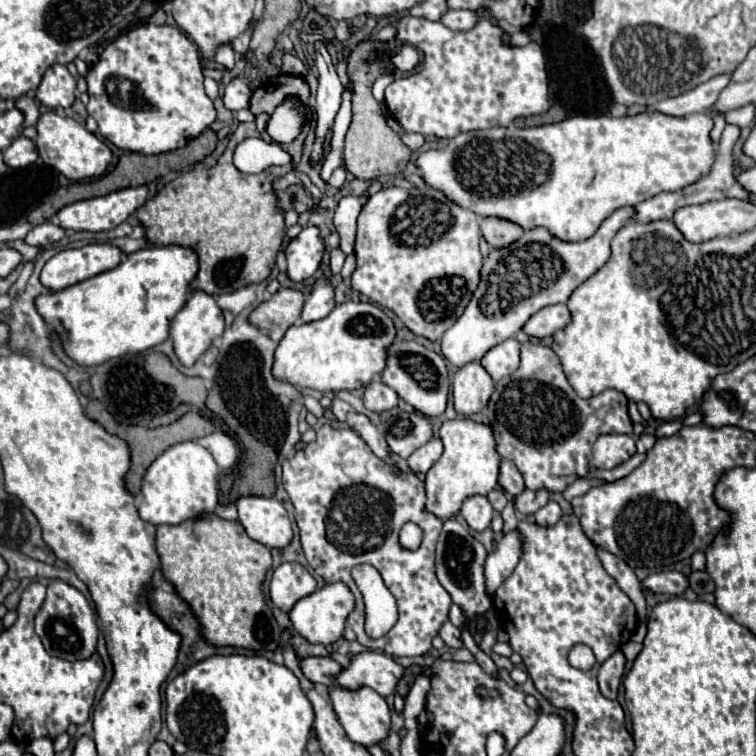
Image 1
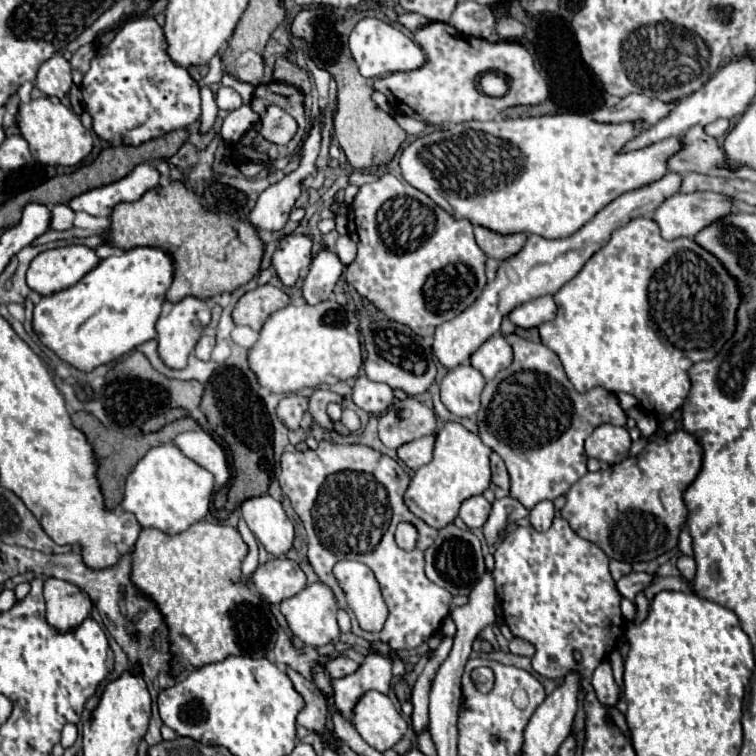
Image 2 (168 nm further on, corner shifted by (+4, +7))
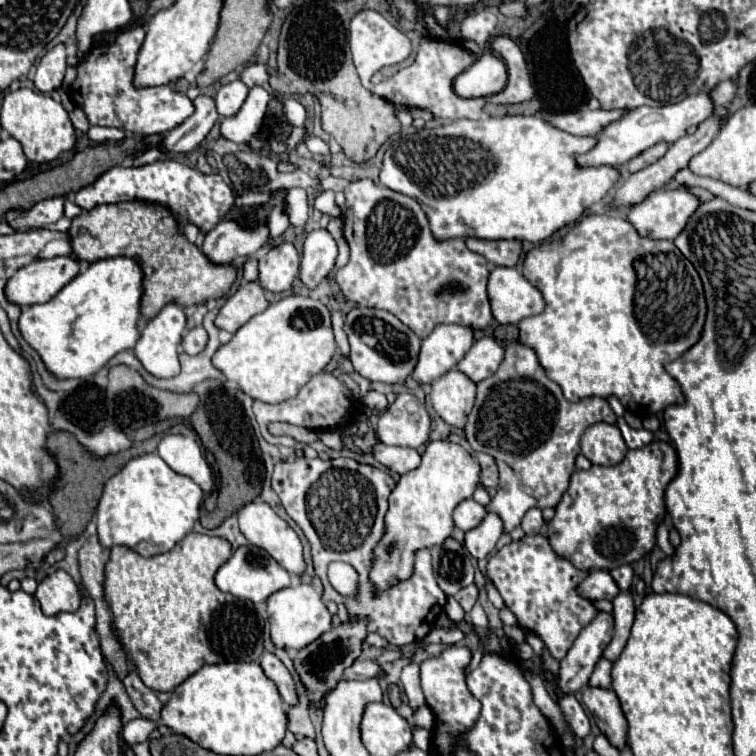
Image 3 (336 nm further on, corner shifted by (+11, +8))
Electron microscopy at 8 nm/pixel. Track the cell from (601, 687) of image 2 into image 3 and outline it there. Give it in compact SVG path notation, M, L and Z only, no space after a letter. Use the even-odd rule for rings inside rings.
M586 686L582 690L582 700L584 700L586 708L592 712L600 732L608 738L608 742L616 750L622 750L626 746L628 722L620 710L618 696L612 690Z

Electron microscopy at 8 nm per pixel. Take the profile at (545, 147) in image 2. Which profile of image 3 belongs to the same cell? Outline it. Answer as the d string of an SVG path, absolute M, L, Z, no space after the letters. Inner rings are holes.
M502 116L486 120L454 120L432 130L394 140L384 154L380 184L412 196L424 208L430 230L436 240L450 238L486 238L486 240L526 240L538 244L556 230L576 222L592 204L602 202L612 184L620 178L616 168L580 168L576 156L588 152L596 144L594 138L580 138L562 132L536 116Z

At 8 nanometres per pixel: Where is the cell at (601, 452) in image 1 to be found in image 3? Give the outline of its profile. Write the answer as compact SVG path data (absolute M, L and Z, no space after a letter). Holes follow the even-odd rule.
M598 422L586 428L580 440L580 448L582 448L582 454L592 464L602 464L602 466L620 464L620 460L628 452L628 446L618 426L604 424L604 422Z

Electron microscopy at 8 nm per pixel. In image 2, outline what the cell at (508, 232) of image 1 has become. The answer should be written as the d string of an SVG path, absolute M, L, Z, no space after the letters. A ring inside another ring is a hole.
M475 225L475 239L477 239L477 245L485 251L487 257L503 261L503 259L515 255L523 247L527 235L525 233L501 235L501 233L495 233L487 227Z

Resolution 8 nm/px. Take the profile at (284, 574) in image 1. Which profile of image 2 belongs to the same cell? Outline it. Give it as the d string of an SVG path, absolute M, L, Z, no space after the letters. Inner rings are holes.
M275 557L257 567L253 585L269 603L281 603L283 599L297 595L307 585L307 577L295 561Z

